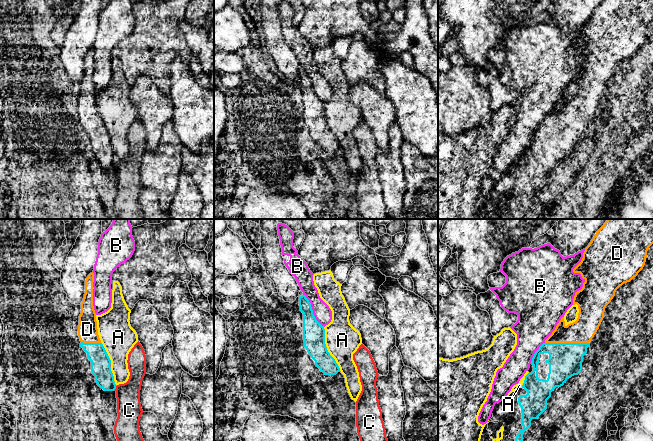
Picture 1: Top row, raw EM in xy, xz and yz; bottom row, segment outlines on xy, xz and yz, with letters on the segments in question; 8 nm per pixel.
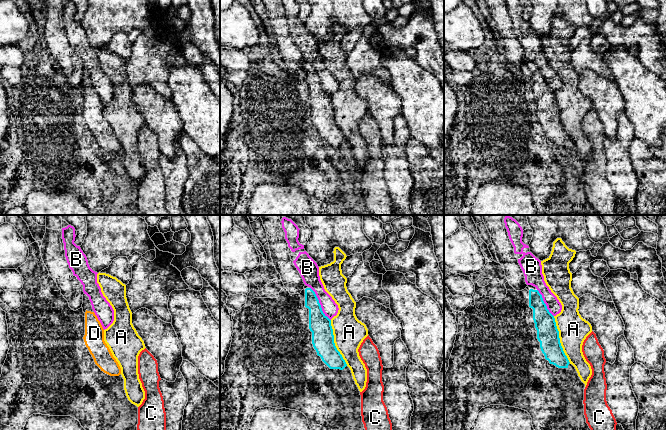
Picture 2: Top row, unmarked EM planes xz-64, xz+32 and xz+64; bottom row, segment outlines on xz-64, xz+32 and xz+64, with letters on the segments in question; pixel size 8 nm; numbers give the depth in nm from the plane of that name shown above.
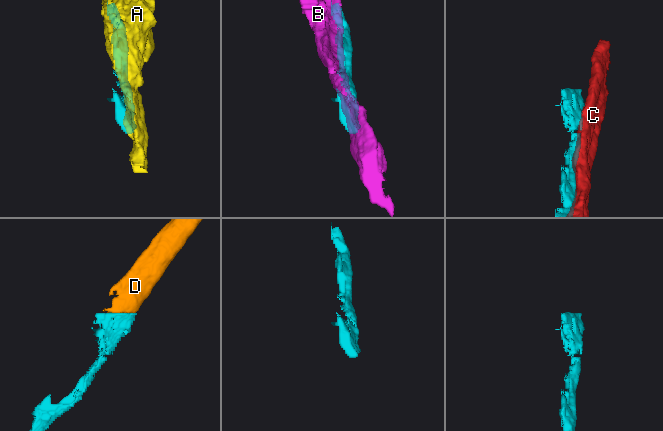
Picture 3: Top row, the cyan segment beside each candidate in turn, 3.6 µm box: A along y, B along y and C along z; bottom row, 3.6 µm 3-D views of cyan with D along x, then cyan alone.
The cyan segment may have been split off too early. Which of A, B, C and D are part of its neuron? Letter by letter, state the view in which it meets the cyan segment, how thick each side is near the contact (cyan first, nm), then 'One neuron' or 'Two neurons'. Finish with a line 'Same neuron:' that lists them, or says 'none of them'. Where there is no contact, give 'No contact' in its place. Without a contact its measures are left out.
A: Touches cyan in xz. Thickness 180 nm (cyan) against 280 nm. Two neurons
B: Touches cyan in xz. Thickness 180 nm (cyan) against 140 nm. Two neurons
C: Touches cyan in xy. Thickness 160 nm (cyan) against 200 nm. Two neurons
D: Touches cyan in yz. Thickness 280 nm (cyan) against 190 nm. One neuron
Same neuron: D

